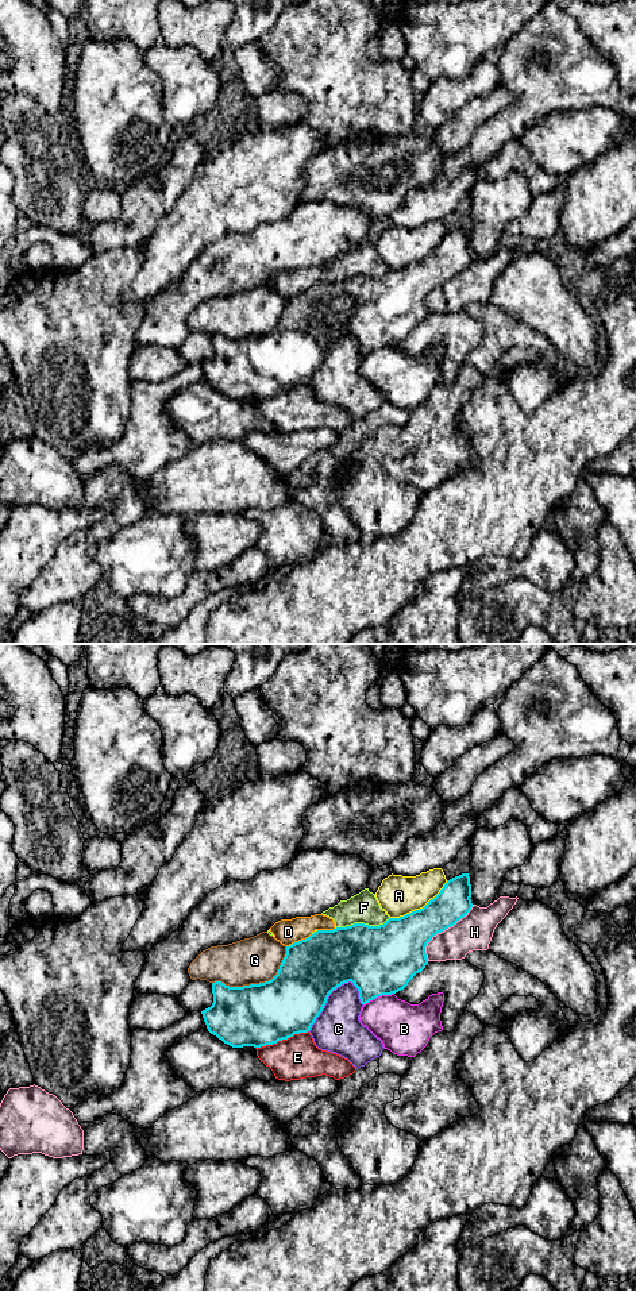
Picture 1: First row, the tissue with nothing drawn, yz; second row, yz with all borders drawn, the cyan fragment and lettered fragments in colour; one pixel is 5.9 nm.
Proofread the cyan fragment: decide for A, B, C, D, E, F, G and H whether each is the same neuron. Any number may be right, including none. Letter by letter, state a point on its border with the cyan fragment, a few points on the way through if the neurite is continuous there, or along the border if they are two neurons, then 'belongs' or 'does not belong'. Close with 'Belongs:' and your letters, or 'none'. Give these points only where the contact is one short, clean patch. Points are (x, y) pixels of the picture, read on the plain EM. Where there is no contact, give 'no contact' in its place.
A: yz (420, 261) | does not belong
B: yz (378, 347) | does not belong
C: yz (326, 353) | does not belong
D: yz (299, 293) | along yz (311, 285), (286, 299) | does not belong
E: yz (281, 392) | does not belong
F: yz (362, 276) | does not belong
G: yz (257, 336) | does not belong
H: yz (442, 282) | does not belong
Belongs: none

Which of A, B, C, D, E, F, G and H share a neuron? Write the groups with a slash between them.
A / B / C / D F / E / G / H

